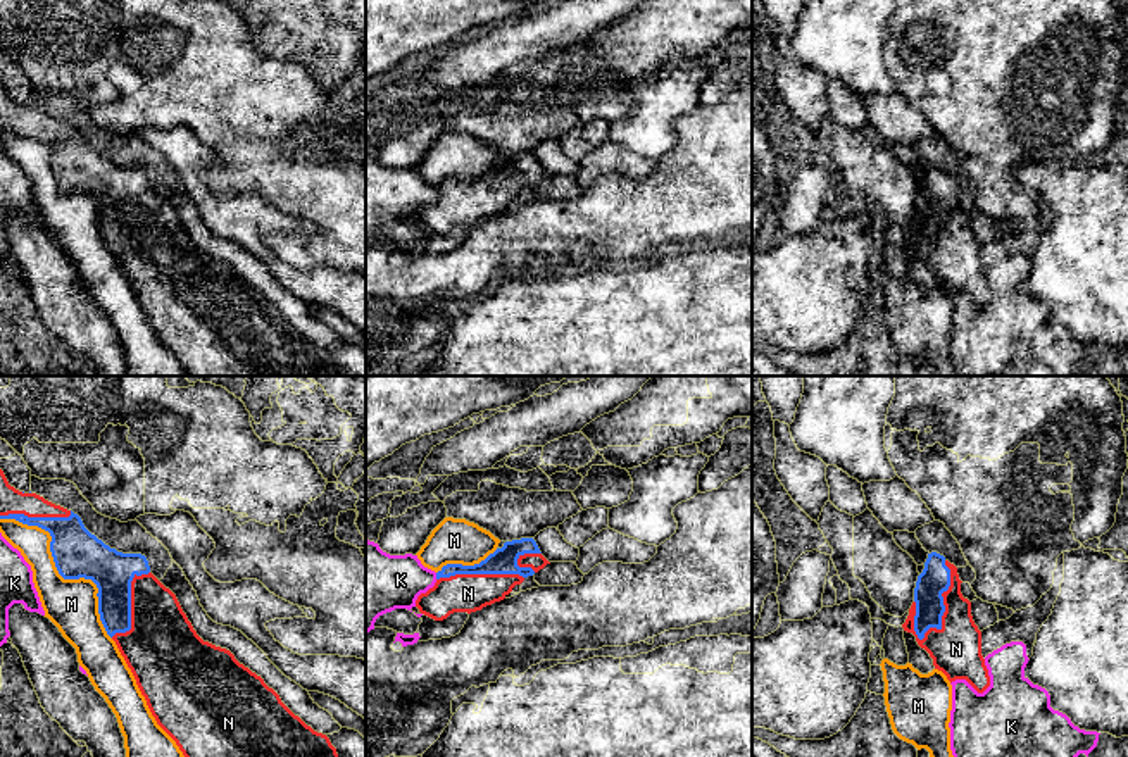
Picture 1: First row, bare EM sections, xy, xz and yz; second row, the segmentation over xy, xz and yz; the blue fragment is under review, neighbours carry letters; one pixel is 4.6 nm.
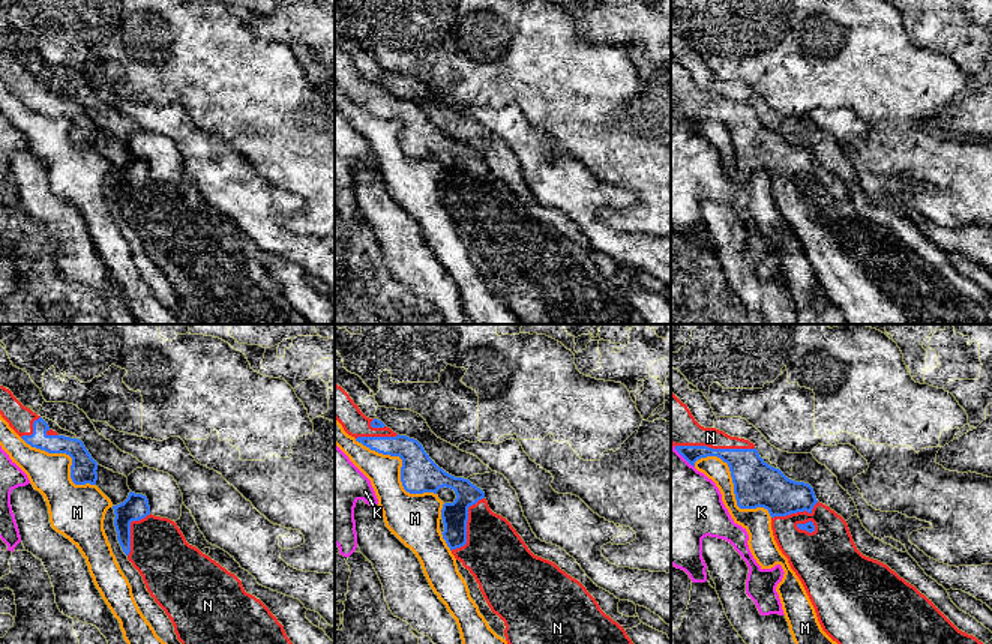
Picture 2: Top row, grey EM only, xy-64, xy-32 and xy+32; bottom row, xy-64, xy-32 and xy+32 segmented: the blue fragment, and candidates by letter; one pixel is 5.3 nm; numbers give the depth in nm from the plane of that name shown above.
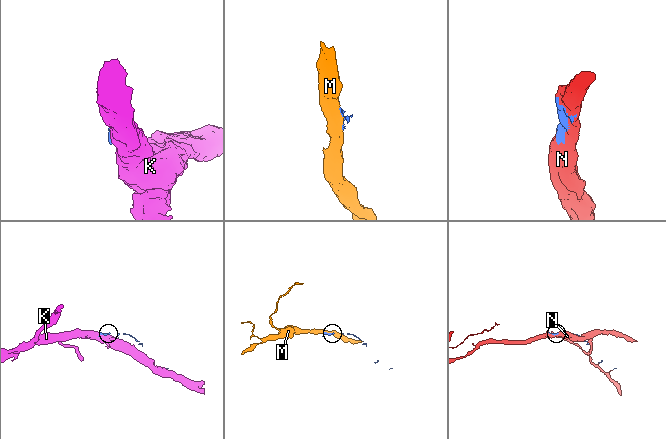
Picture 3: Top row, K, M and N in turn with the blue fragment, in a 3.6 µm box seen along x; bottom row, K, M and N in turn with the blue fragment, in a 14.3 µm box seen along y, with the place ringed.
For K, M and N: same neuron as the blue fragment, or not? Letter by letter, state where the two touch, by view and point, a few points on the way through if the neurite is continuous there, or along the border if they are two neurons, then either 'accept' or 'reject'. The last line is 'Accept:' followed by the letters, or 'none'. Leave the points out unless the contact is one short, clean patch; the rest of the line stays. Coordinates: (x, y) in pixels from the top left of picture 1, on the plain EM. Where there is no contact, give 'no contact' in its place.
K: contact xz (437, 190); reject
M: contact xy (61, 188); reject
N: contact yz (944, 219); accept
Accept: N

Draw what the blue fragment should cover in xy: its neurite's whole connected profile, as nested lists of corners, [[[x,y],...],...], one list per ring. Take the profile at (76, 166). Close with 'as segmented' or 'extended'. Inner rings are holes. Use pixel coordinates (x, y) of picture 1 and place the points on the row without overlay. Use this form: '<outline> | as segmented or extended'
[[[2,83],[0,133],[16,133],[48,145],[59,188],[64,193],[85,191],[97,198],[98,228],[107,248],[131,283],[157,338],[176,355],[188,376],[340,376],[329,352],[295,329],[260,290],[240,278],[229,264],[204,255],[197,248],[176,209],[150,186],[145,169],[110,162],[91,148],[72,124],[10,100]]] | extended

